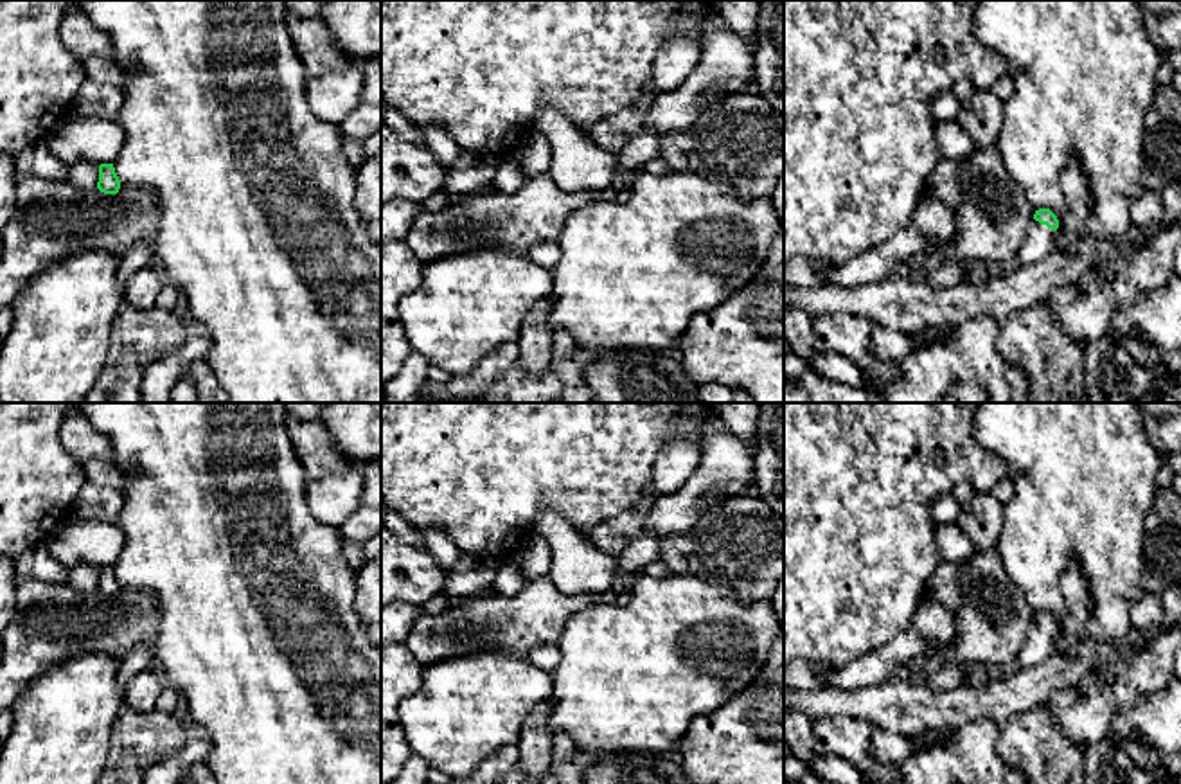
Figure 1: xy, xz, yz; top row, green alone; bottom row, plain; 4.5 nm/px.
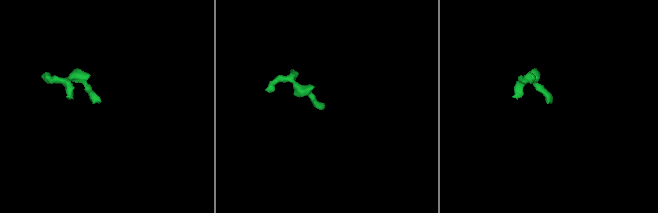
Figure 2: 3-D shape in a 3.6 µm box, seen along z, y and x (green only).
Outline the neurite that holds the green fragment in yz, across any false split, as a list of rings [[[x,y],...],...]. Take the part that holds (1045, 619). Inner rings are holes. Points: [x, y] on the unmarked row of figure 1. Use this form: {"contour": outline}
{"contour": [[[1039,611],[1017,655],[1017,669],[1030,669],[1043,664],[1055,649],[1059,622],[1050,611]]]}

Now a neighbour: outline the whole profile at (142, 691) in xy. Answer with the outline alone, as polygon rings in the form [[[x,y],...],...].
[[[156,667],[140,671],[124,689],[124,705],[140,712],[156,708],[156,699],[165,682]]]

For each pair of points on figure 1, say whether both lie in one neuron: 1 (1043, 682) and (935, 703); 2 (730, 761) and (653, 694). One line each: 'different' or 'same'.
1: same
2: different

